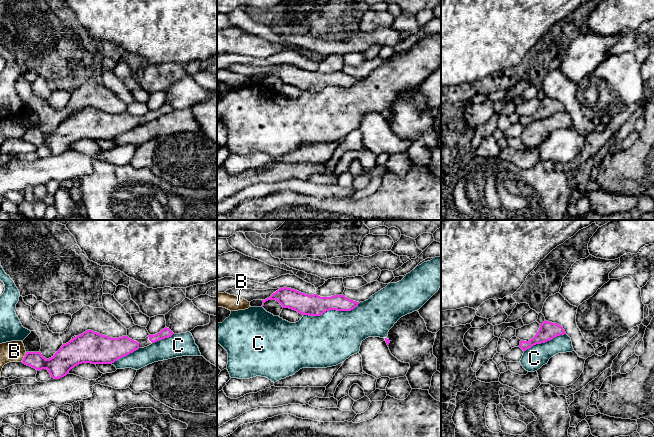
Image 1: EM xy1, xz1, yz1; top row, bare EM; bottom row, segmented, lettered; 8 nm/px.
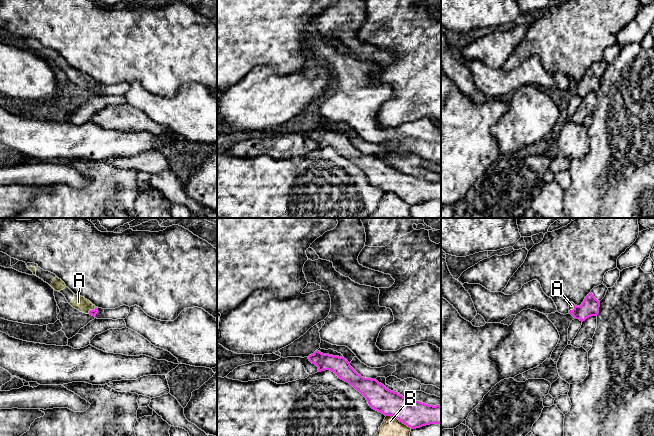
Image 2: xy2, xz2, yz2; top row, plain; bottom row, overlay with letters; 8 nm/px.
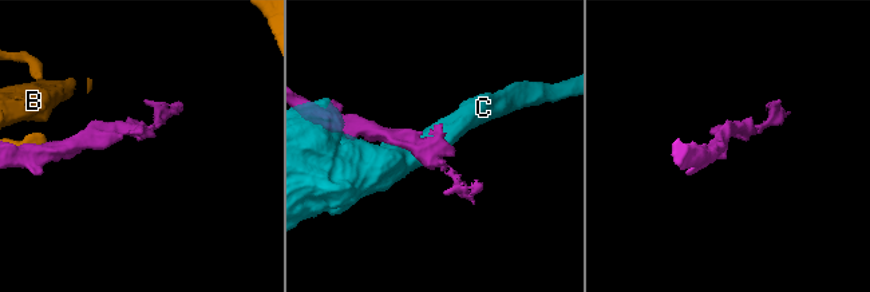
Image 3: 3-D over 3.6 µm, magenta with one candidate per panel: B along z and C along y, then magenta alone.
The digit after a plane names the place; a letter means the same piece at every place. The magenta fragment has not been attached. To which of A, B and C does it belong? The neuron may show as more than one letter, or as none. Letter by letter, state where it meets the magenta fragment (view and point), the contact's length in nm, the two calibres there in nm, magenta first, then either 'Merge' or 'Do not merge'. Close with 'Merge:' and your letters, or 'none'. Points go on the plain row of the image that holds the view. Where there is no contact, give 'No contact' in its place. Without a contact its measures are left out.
A: Touches magenta at xy2 (91, 86). Shared border 80 nm. Thickness 50 nm (magenta) against 110 nm. Merge
B: Touches magenta at xz2 (399, 196). Shared border 240 nm. Thickness 220 nm (magenta) against 300 nm. Do not merge
C: Touches magenta at xz1 (331, 85). Shared border 460 nm. Thickness 180 nm (magenta) against 420 nm. Do not merge
Merge: A

